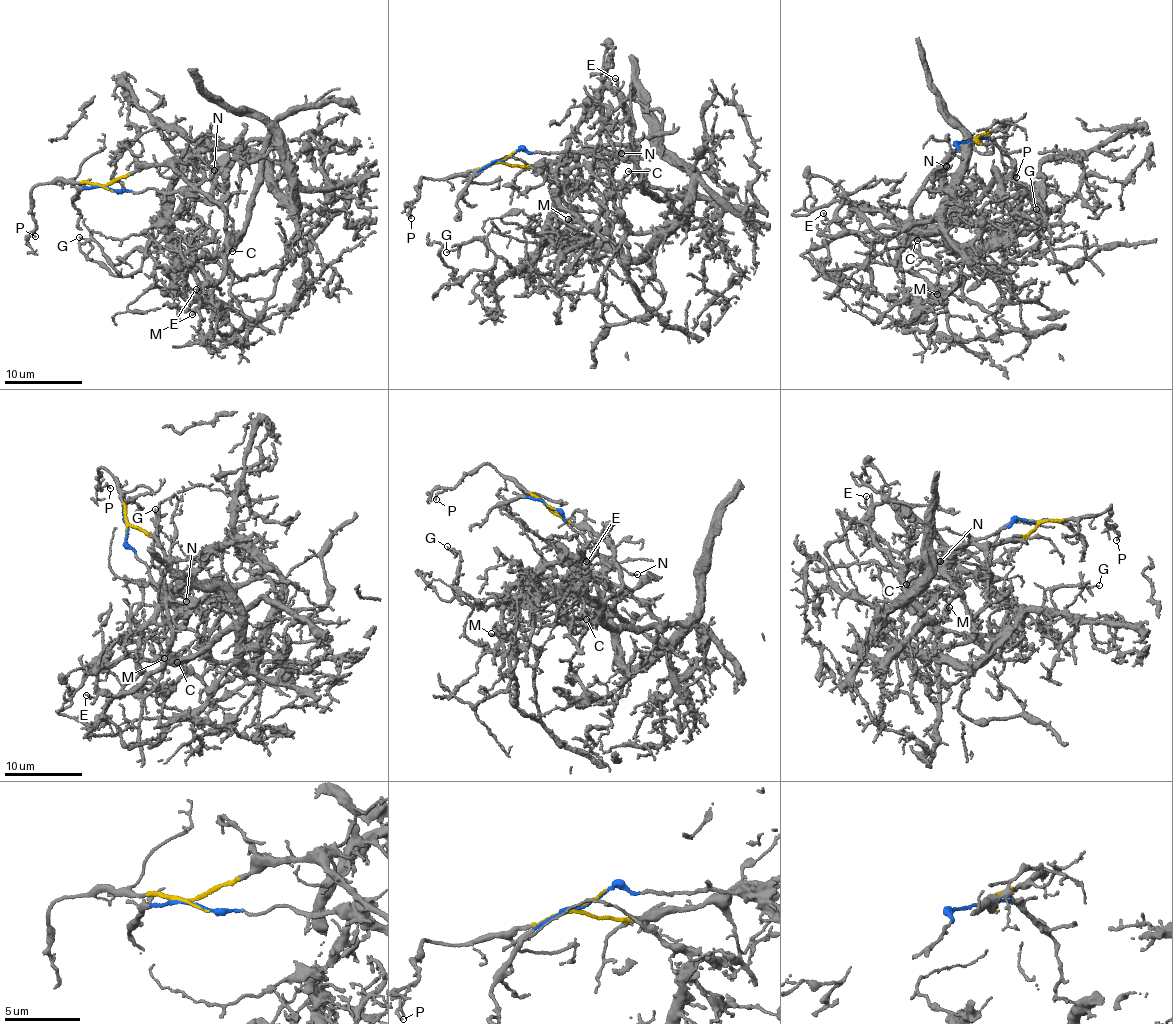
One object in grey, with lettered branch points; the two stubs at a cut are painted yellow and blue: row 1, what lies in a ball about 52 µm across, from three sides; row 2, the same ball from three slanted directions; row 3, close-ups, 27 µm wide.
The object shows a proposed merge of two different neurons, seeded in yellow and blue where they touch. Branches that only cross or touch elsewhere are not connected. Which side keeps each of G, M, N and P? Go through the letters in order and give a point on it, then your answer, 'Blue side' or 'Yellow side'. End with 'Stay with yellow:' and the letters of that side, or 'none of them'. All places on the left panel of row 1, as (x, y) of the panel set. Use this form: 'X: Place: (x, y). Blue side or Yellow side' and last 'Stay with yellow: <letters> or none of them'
G: Place: (79, 237). Blue side
M: Place: (192, 314). Blue side
N: Place: (214, 170). Blue side
P: Place: (35, 236). Yellow side
Stay with yellow: P

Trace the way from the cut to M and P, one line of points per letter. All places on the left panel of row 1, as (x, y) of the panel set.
M: (106, 188), (206, 197), (226, 170), (190, 156), (187, 172), (174, 180), (168, 293), (199, 303), (192, 314)
P: (106, 188), (65, 181), (36, 186), (31, 191), (31, 216), (36, 229), (31, 232), (36, 237)

